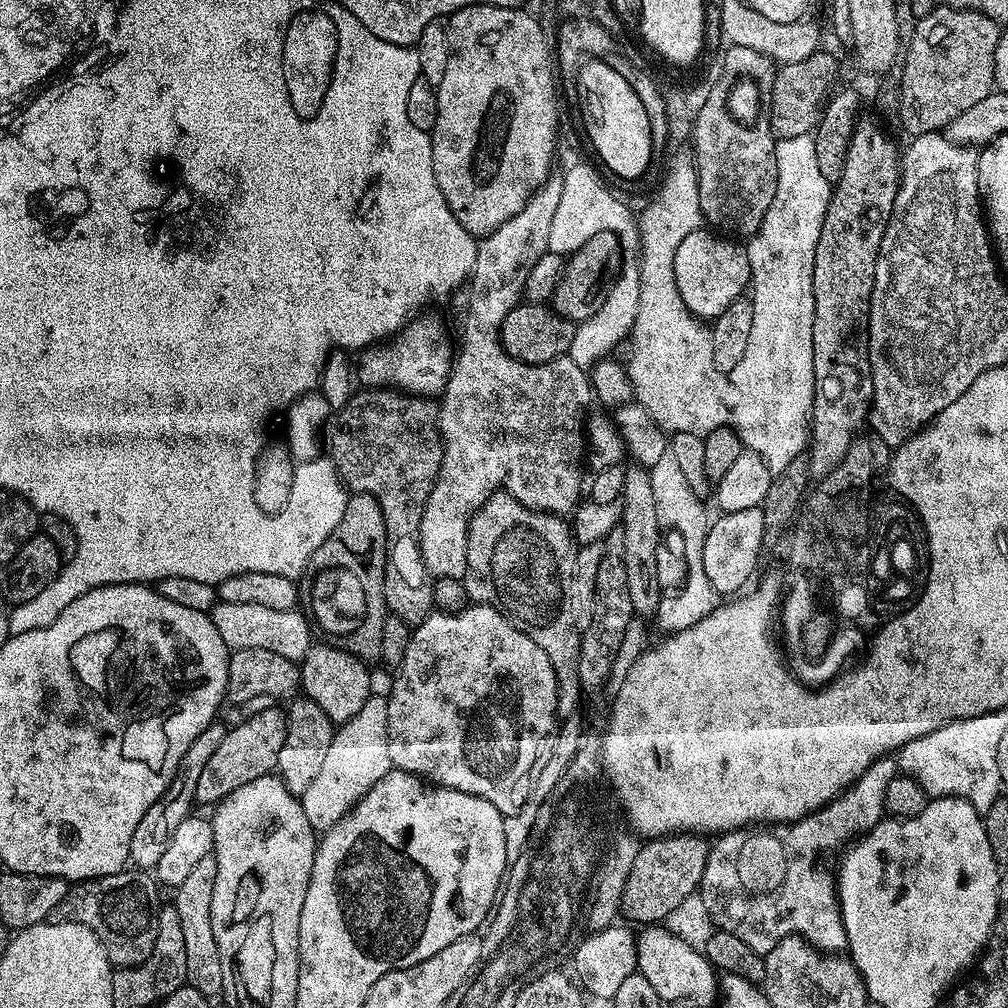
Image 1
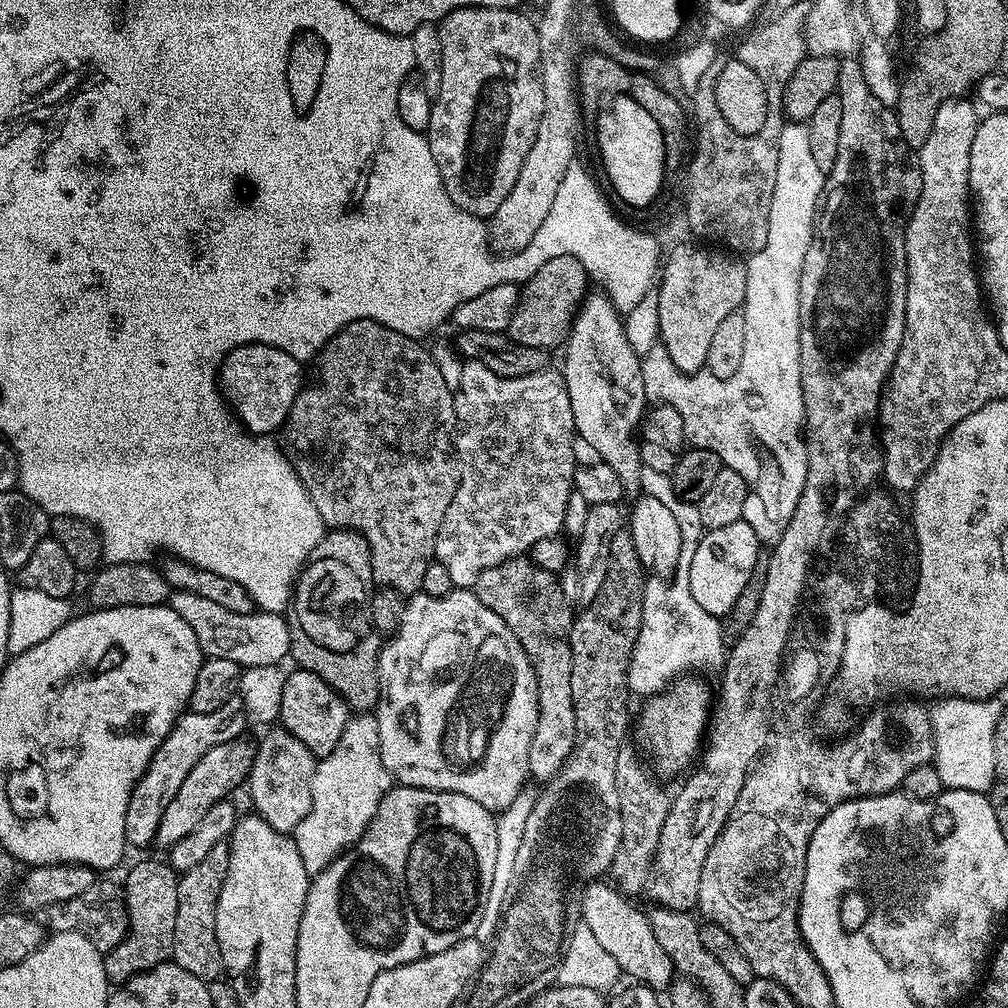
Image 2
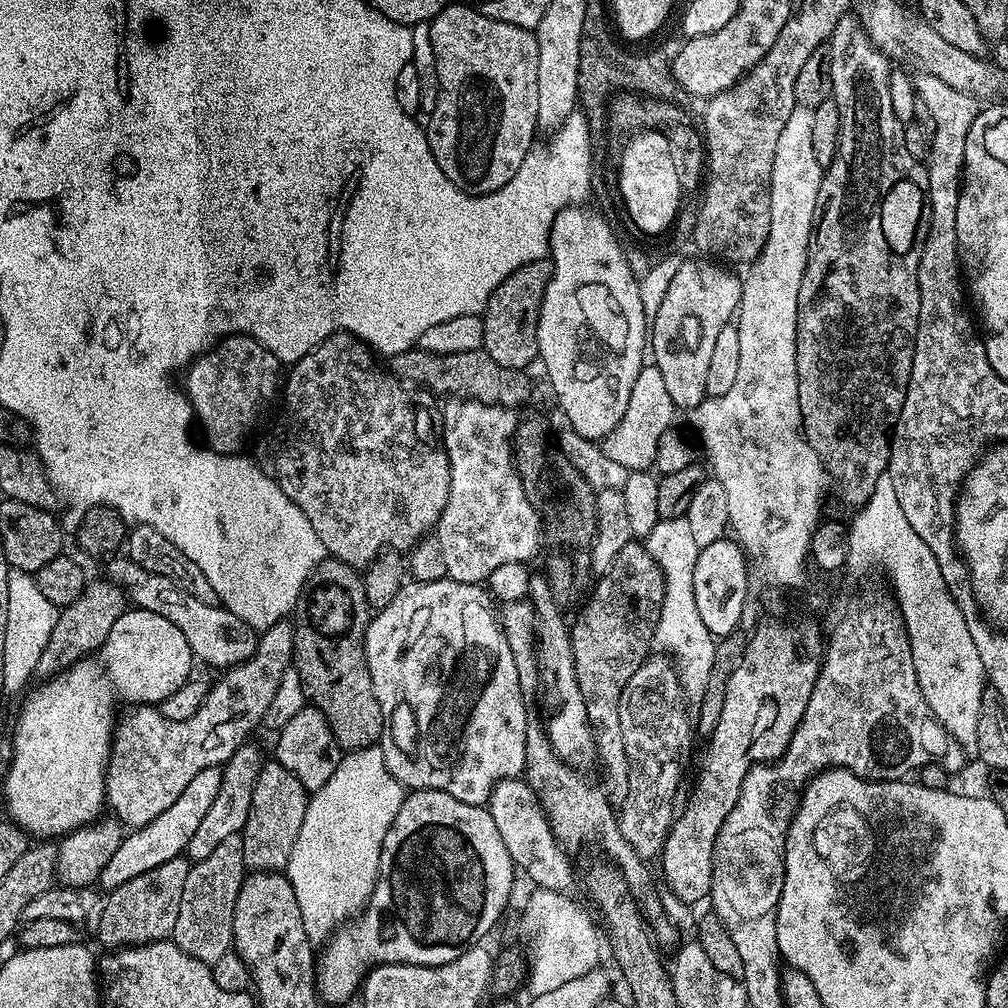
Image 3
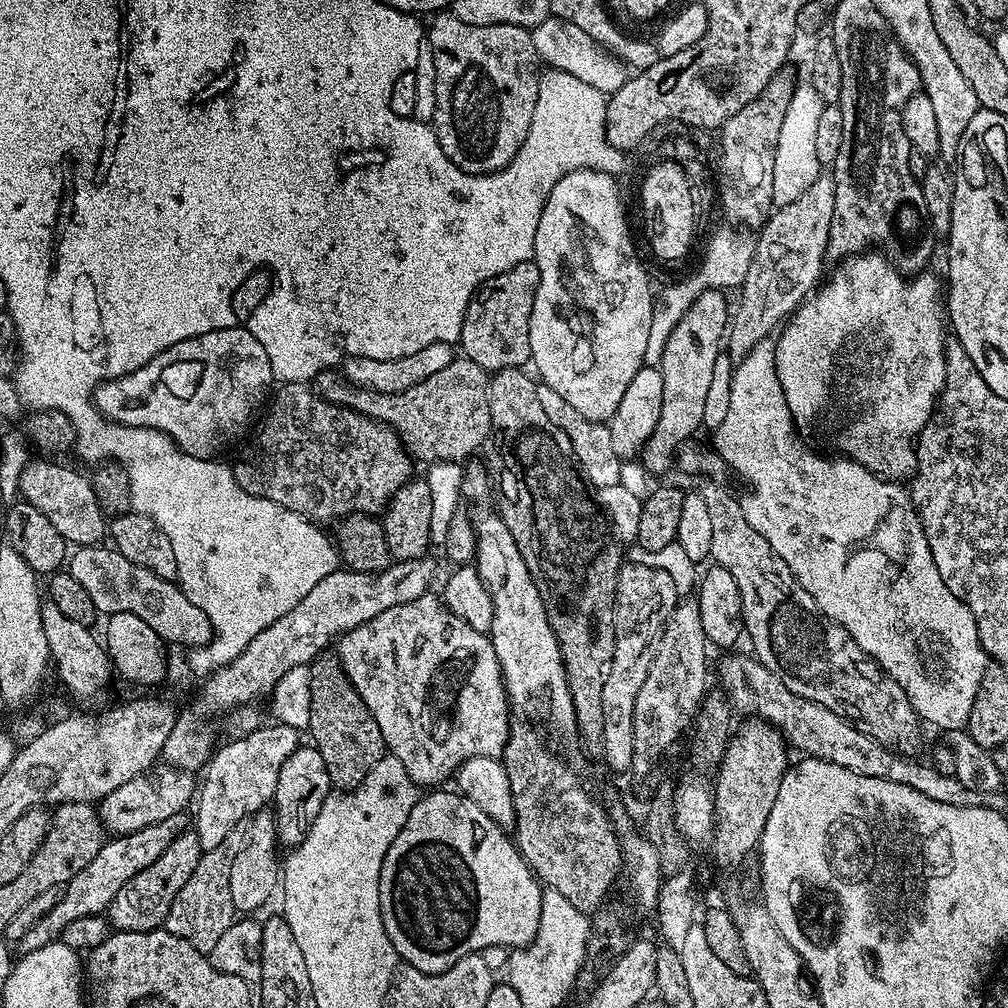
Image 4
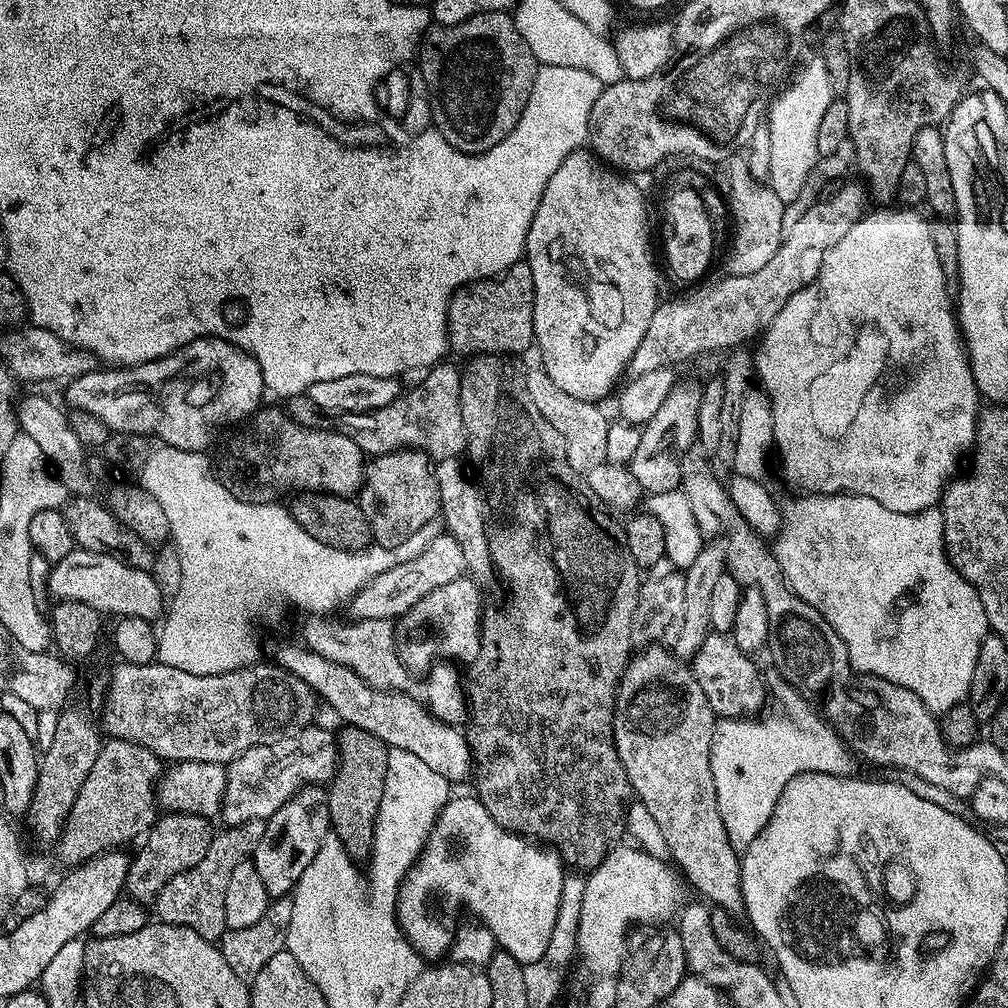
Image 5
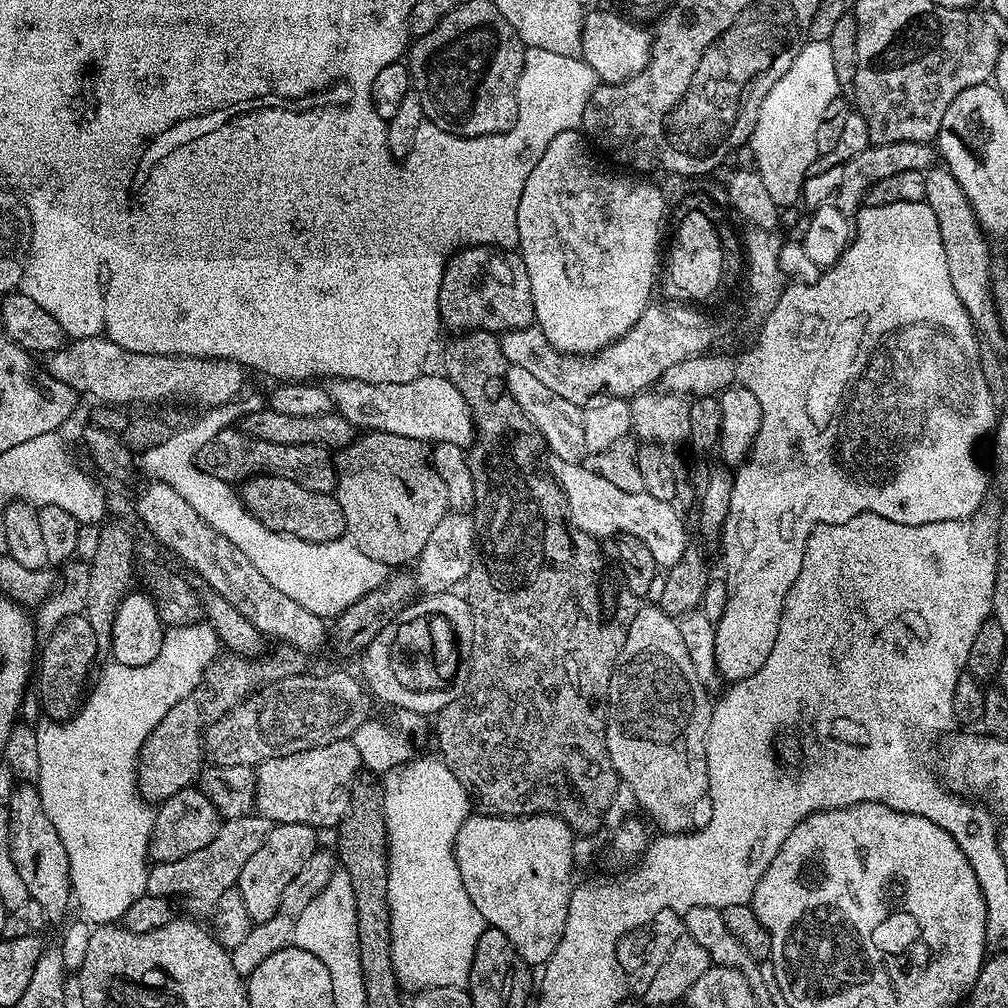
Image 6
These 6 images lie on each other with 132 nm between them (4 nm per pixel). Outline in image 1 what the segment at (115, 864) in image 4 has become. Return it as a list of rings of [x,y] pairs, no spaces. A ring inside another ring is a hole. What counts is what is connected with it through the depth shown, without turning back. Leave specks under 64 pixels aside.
[[[273,706],[262,710],[257,716],[245,715],[241,724],[225,731],[224,740],[214,750],[210,762],[202,766],[202,778],[196,784],[195,803],[215,806],[229,796],[238,786],[246,786],[248,780],[262,778],[273,771],[278,762],[280,741],[286,738],[286,715]]]

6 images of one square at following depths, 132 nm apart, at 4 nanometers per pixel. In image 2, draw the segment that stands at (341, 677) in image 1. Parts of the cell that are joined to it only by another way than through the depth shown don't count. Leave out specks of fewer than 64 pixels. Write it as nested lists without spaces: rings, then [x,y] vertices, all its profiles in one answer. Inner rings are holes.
[[[299,666],[293,669],[285,678],[279,723],[287,732],[294,734],[294,738],[298,738],[298,742],[302,742],[313,756],[323,758],[338,746],[338,738],[342,738],[342,730],[346,730],[349,706],[318,674]]]

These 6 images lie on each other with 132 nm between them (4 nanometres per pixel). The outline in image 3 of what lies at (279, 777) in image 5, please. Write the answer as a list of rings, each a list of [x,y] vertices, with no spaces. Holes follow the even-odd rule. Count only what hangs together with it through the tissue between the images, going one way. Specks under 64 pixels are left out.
[[[245,742],[241,748],[234,750],[232,757],[222,766],[222,784],[218,786],[218,794],[214,794],[214,803],[200,819],[198,830],[190,834],[190,842],[186,845],[186,856],[189,861],[207,858],[223,840],[243,833],[254,798],[254,782],[258,782],[258,774],[266,763],[266,757],[260,753],[259,746],[252,743]]]

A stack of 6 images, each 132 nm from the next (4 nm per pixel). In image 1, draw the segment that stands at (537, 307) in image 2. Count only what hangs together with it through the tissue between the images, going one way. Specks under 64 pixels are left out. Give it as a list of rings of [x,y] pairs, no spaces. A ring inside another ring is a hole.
[[[614,232],[594,234],[594,238],[590,238],[581,248],[571,253],[570,259],[565,263],[564,273],[556,283],[554,295],[556,311],[573,322],[588,319],[591,321],[603,306],[606,289],[611,285],[614,273],[621,264],[622,249],[616,234]]]

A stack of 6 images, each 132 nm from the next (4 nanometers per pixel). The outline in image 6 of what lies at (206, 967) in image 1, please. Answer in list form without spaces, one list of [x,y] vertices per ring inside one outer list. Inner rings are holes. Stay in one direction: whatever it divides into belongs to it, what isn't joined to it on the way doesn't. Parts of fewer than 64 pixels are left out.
[[[259,814],[224,820],[210,846],[202,846],[202,850],[194,850],[194,854],[186,854],[186,858],[174,862],[153,863],[148,869],[147,895],[166,896],[178,904],[180,900],[189,917],[211,917],[214,906],[218,906],[218,898],[222,898],[226,890],[236,887],[236,879],[242,874],[242,866],[246,866],[246,858],[251,858],[258,846],[266,842],[273,826],[273,821]]]

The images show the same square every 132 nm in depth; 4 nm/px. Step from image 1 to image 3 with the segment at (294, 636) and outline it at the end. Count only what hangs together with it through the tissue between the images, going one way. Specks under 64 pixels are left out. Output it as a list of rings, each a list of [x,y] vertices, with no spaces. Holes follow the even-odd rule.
[[[112,558],[107,561],[107,579],[113,580],[119,588],[124,589],[125,596],[135,607],[145,608],[154,614],[162,614],[162,618],[170,618],[186,642],[190,642],[190,650],[197,661],[209,664],[212,668],[227,670],[235,664],[242,664],[254,654],[258,632],[255,627],[242,618],[238,618],[227,607],[216,604],[203,604],[194,598],[194,594],[186,594],[170,578],[162,578],[162,574],[150,574],[127,558]]]

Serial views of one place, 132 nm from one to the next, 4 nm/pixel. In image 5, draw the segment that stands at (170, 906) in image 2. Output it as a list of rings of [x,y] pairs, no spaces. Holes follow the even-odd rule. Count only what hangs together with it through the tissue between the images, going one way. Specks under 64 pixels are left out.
[[[169,812],[161,815],[143,837],[136,857],[134,855],[131,857],[126,882],[122,886],[123,891],[142,905],[151,905],[162,890],[162,886],[170,882],[170,878],[202,862],[206,850],[210,850],[210,842],[214,835],[214,828],[208,824],[211,824],[209,817],[198,814]]]

